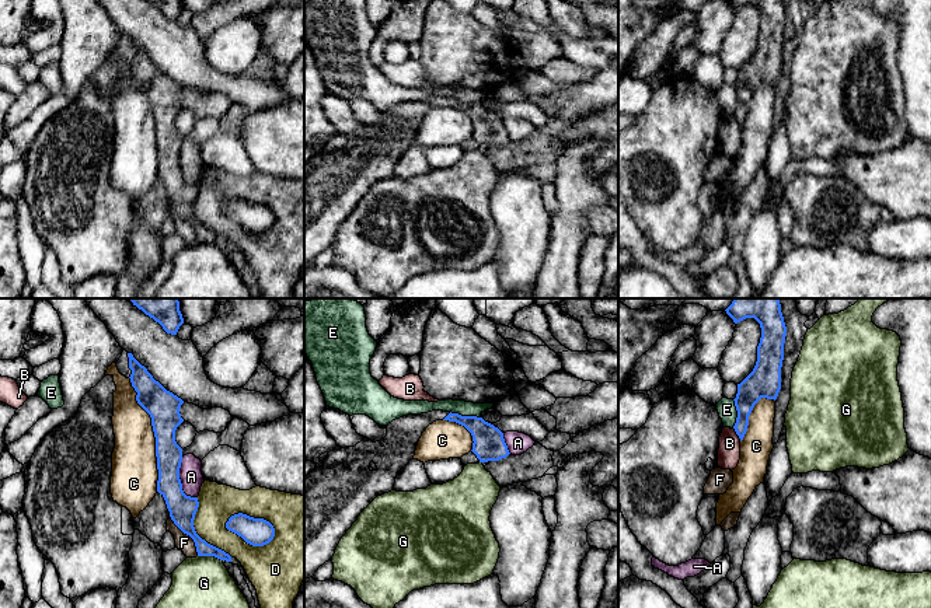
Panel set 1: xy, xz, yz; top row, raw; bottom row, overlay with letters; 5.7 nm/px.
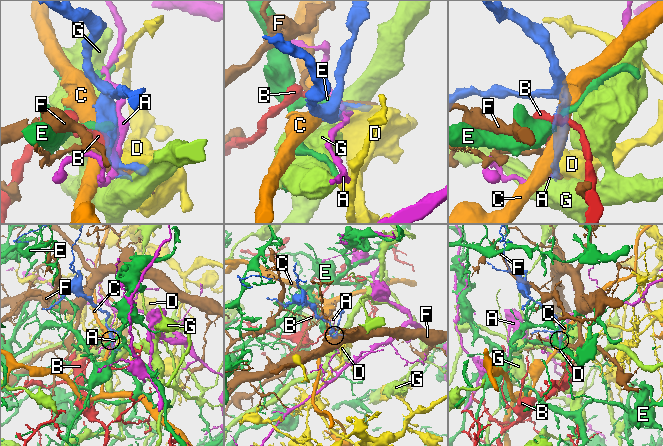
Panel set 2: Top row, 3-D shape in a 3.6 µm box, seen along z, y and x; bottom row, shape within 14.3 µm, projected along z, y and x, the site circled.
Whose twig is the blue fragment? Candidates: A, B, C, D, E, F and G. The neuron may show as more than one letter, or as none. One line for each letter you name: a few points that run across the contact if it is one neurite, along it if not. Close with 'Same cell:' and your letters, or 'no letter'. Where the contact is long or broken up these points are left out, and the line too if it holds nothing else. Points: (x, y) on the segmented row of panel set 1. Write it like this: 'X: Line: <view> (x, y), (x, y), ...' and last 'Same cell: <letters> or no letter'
Same cell: no letter

